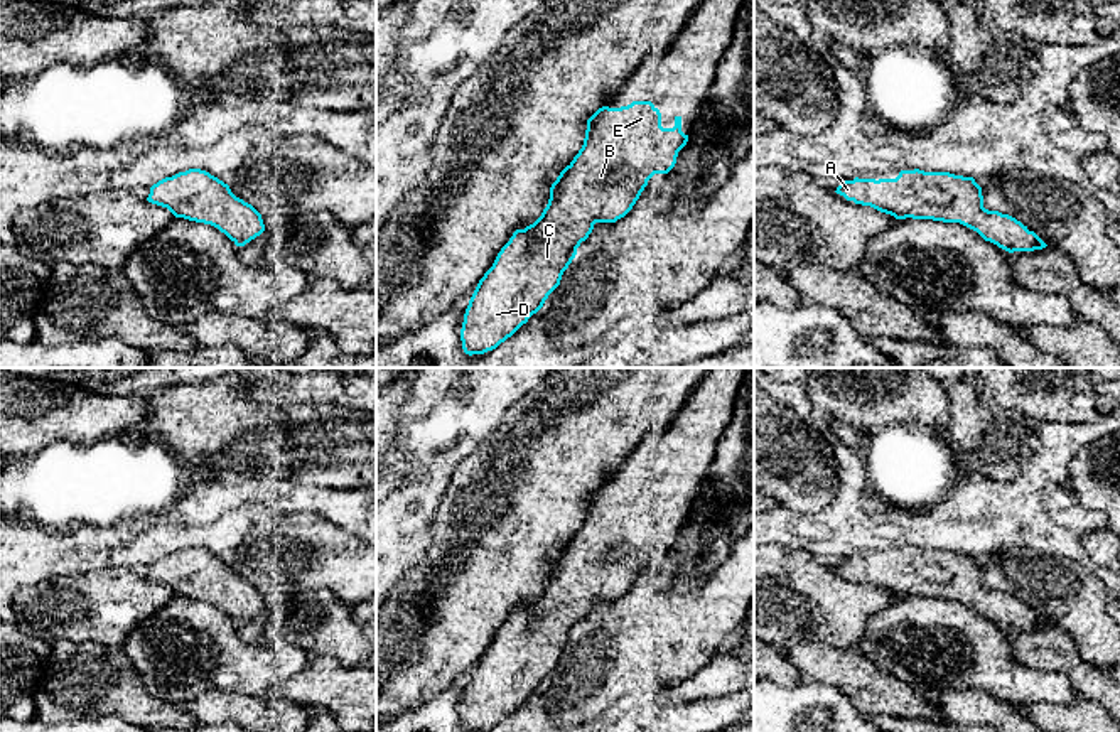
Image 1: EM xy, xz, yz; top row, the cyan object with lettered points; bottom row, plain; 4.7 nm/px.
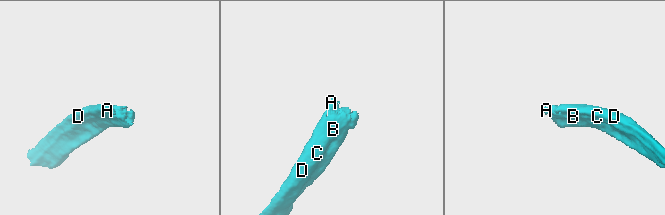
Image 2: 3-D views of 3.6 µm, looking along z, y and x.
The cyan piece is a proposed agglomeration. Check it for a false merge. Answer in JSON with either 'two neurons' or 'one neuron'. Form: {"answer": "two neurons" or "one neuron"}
{"answer": "one neuron"}

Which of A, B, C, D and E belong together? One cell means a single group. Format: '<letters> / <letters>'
A B C D E

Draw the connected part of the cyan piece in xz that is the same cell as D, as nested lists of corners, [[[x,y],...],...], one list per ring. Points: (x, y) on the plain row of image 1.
[[[633,479],[621,486],[599,486],[589,498],[584,523],[550,565],[541,594],[525,607],[516,607],[498,631],[493,644],[479,658],[464,692],[460,707],[466,732],[484,732],[511,715],[536,692],[560,663],[563,649],[589,616],[595,600],[624,595],[654,552],[668,552],[678,530],[687,523],[681,494],[673,506],[661,504],[661,491],[651,479]]]

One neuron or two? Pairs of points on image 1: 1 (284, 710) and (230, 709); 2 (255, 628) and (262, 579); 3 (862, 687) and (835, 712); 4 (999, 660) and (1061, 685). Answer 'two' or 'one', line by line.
1: one
2: two
3: two
4: one

